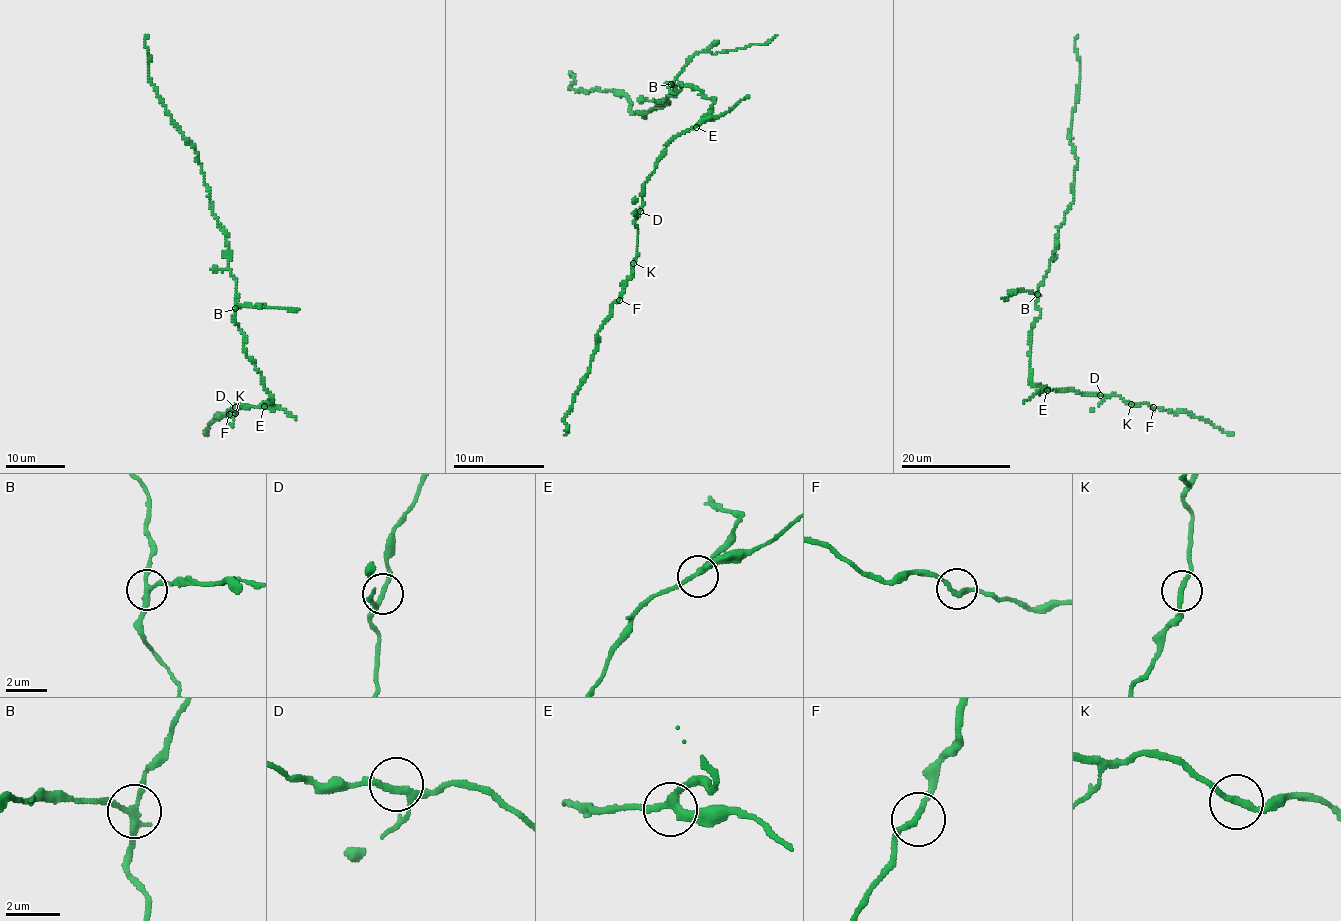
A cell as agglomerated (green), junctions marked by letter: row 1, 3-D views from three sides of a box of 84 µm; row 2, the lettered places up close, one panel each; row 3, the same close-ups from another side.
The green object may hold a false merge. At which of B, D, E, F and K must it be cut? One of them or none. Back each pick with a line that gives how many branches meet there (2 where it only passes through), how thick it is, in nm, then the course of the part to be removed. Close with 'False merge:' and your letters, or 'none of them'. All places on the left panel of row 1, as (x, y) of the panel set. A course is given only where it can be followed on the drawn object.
B: Branches: 3. Thickness 220 nm. Course of the part to remove: (236, 307), (262, 305), (296, 311), (300, 308)
False merge: B

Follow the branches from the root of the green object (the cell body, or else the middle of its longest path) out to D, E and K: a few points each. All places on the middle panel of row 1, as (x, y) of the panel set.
D: (677, 92), (679, 83), (715, 100), (694, 126), (666, 147), (644, 184), (640, 211)
E: (677, 92), (681, 88), (679, 83), (701, 90), (701, 95), (715, 100), (696, 127)
K: (677, 92), (679, 83), (715, 100), (666, 147), (644, 184), (635, 221), (633, 263)

